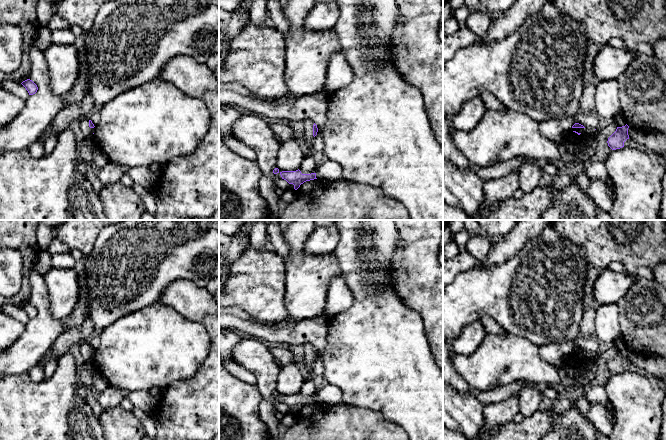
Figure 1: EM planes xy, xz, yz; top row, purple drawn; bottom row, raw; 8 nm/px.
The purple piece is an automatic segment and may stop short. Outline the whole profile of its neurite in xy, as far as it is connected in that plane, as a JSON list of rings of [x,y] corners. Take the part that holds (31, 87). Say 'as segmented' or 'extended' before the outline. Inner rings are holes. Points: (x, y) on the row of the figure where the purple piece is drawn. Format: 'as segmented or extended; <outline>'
as segmented; [[[30,79],[23,81],[21,84],[26,88],[29,95],[35,94],[38,90],[37,85]]]

